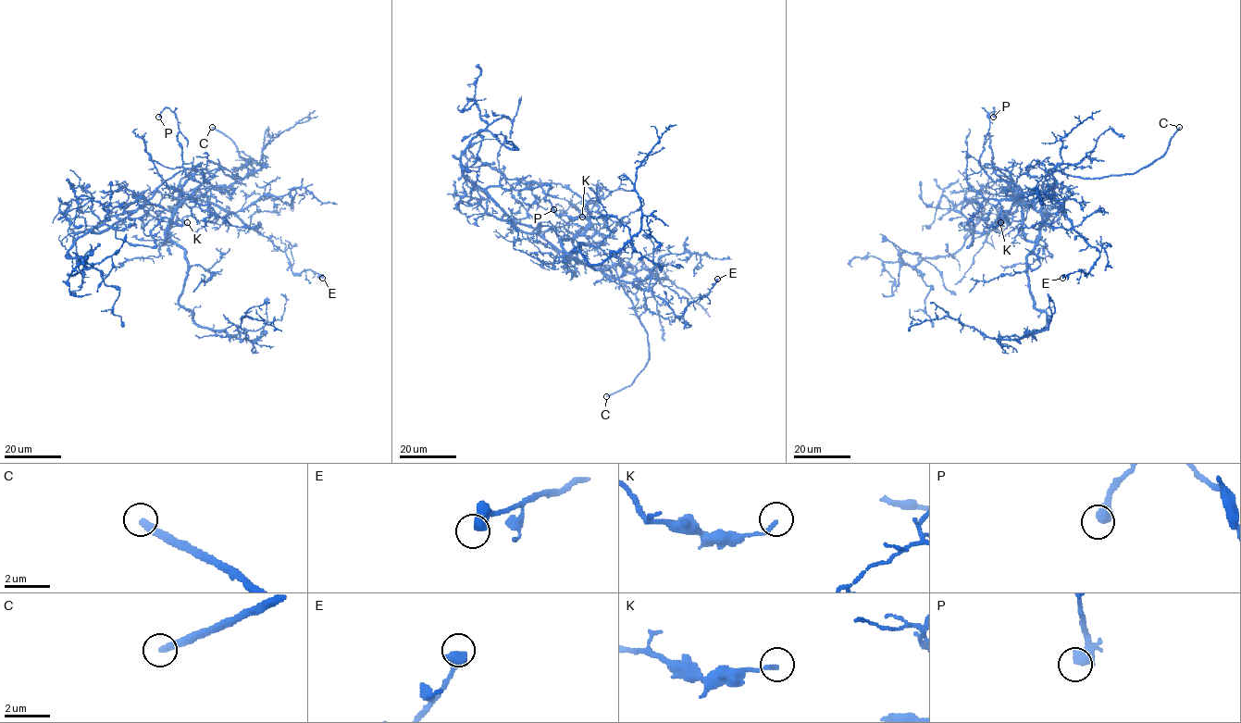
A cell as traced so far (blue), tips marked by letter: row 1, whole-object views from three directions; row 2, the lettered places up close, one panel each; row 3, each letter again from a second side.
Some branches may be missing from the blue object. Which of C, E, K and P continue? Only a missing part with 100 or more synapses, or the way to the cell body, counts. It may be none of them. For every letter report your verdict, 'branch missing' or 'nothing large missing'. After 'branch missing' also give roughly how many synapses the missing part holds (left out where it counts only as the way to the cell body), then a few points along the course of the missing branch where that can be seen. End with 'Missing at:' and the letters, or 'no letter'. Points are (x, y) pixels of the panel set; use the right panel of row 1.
C: branch missing
E: nothing large missing
K: nothing large missing
P: nothing large missing
Missing at: C

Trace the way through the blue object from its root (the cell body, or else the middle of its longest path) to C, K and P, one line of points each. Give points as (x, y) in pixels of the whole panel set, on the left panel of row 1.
C: (170, 226), (183, 178), (217, 168), (236, 179), (254, 173), (236, 144), (212, 127)
K: (170, 226), (171, 212), (145, 200), (92, 230), (107, 225), (154, 247), (163, 218), (187, 222)
P: (170, 226), (182, 186), (195, 178), (183, 166), (175, 114), (166, 107), (158, 117)

